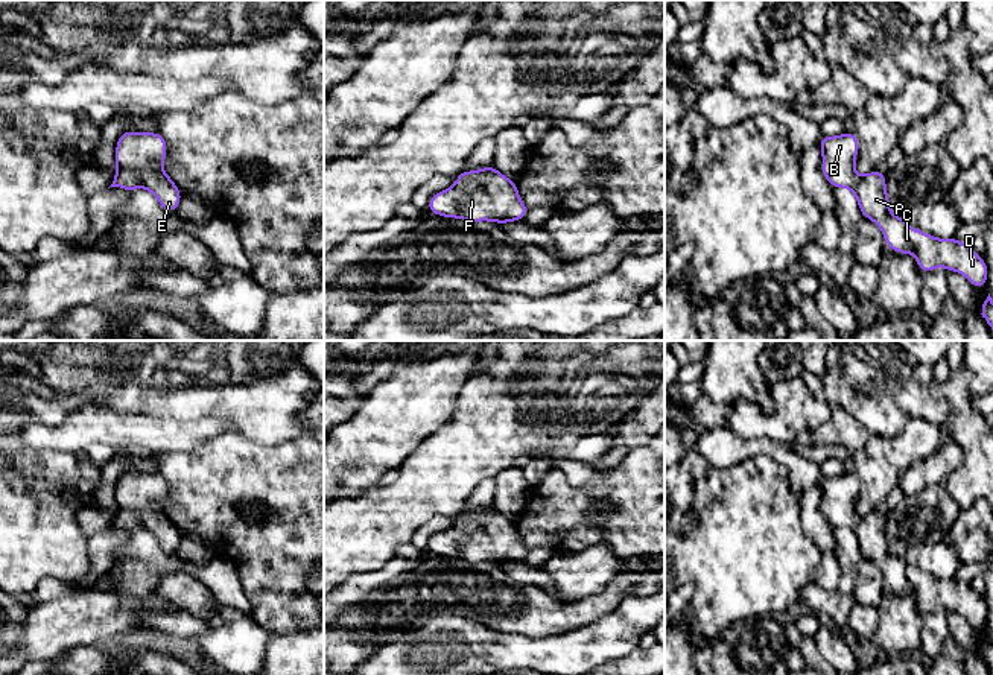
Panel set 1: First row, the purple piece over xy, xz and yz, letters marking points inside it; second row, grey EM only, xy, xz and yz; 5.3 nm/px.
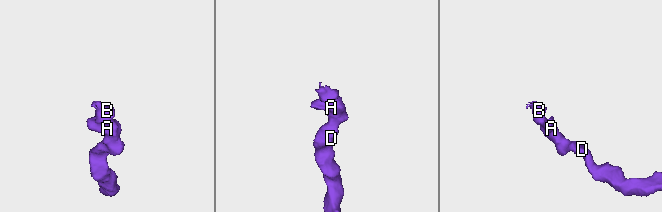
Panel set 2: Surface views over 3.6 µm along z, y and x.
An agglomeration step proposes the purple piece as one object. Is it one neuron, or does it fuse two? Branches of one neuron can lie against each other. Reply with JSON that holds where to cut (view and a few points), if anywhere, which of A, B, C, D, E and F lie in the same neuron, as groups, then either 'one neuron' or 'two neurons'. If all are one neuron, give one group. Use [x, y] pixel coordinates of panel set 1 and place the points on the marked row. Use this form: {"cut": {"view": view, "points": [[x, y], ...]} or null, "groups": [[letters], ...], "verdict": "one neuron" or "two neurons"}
{"cut": null, "groups": [["A", "B", "C", "D", "E", "F"]], "verdict": "one neuron"}

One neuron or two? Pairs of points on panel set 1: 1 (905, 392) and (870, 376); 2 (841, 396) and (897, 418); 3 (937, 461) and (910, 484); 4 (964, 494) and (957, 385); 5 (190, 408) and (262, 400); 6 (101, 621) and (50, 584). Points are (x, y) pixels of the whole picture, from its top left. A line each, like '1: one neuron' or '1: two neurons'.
1: two neurons
2: one neuron
3: one neuron
4: one neuron
5: one neuron
6: two neurons

